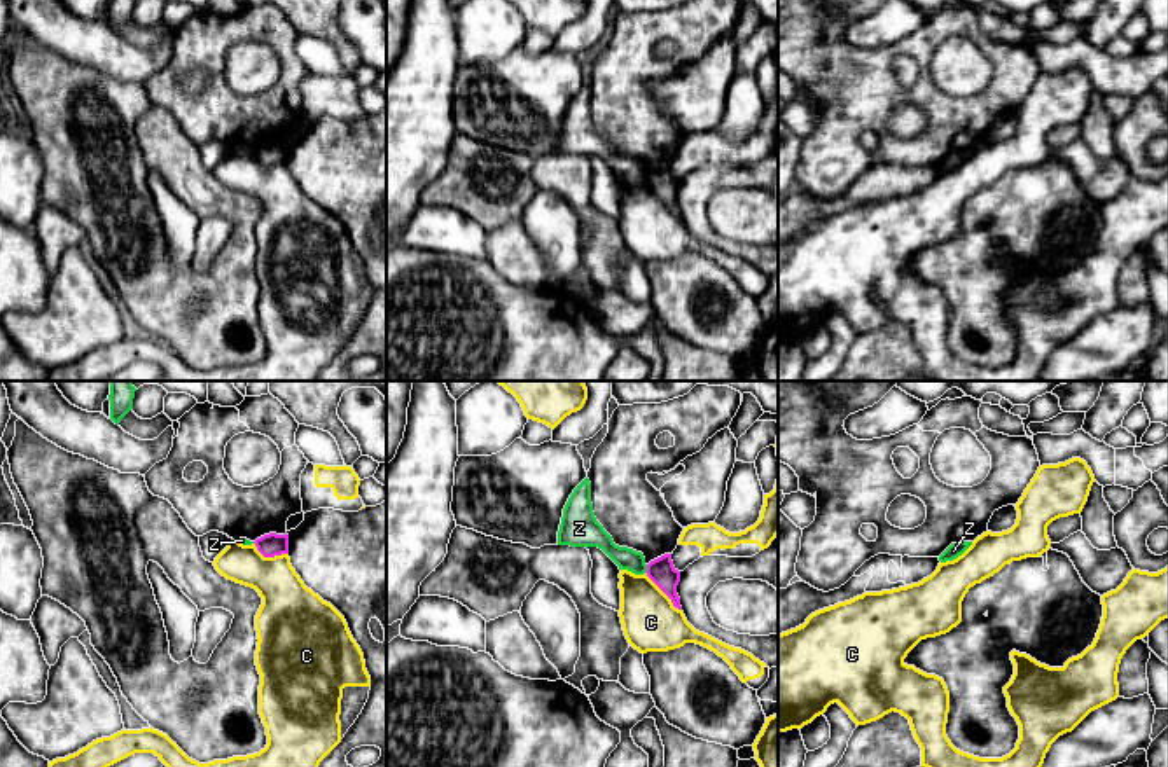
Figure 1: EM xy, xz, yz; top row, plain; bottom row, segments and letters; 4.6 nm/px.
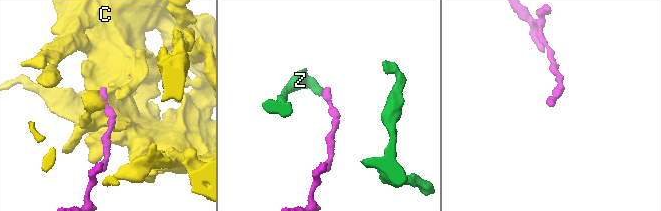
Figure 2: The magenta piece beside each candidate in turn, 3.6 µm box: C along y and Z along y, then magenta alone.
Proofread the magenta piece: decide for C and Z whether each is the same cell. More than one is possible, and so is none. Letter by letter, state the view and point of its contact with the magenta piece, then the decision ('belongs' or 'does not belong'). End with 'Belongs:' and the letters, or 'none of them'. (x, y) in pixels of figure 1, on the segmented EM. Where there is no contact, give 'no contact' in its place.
C: contact xz (663, 591); does not belong
Z: contact xz (647, 568); does not belong
Belongs: none of them

